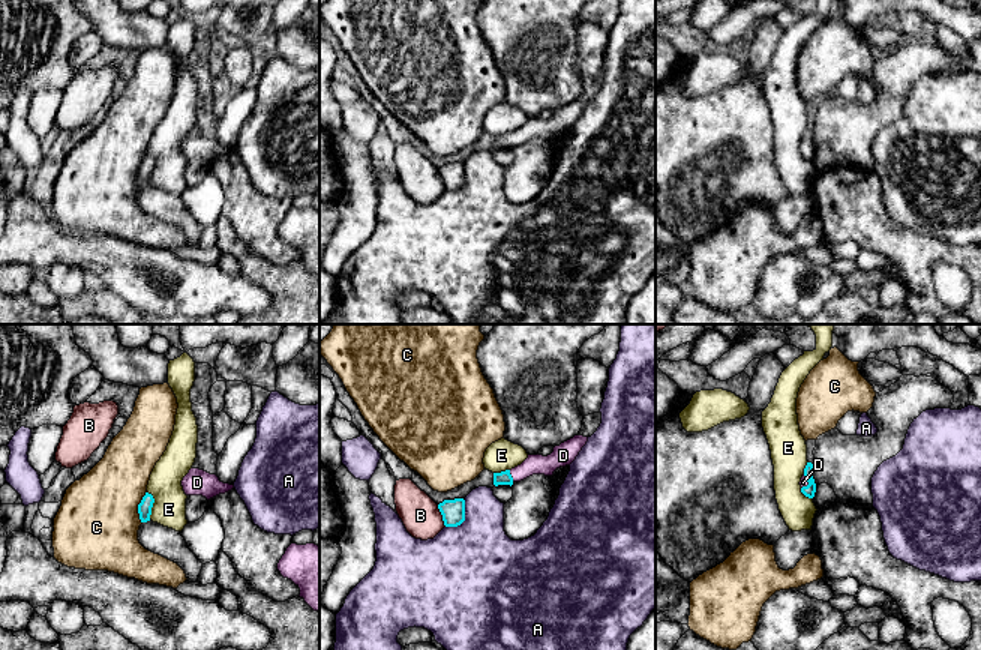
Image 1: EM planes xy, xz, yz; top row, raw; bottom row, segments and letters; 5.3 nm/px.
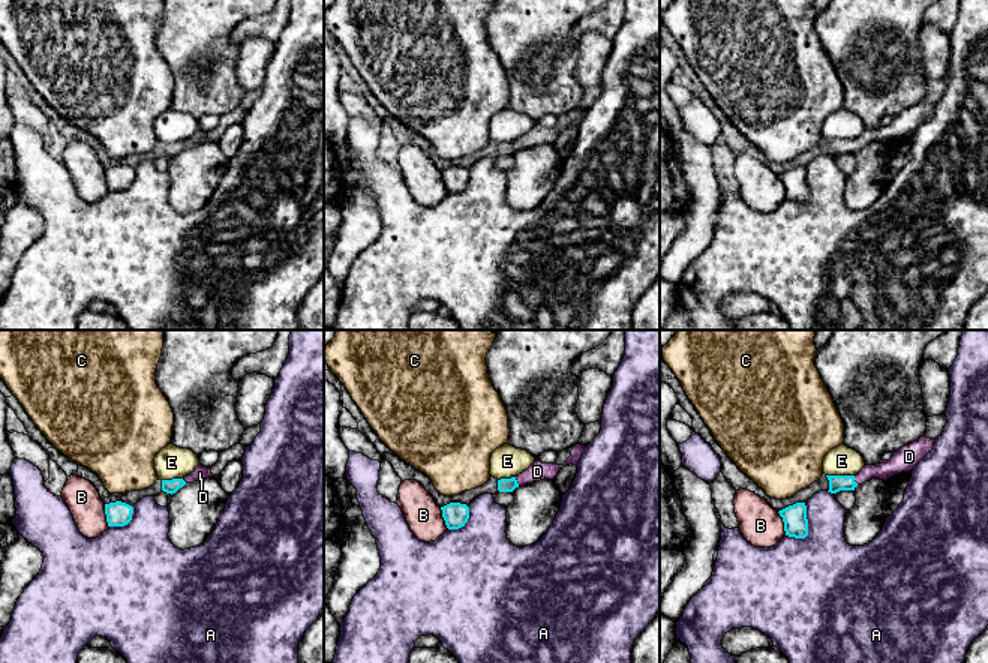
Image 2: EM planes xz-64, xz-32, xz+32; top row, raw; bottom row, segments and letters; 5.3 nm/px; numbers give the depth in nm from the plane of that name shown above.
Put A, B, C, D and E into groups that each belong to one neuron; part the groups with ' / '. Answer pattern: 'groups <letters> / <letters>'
groups A / B / C / D / E

